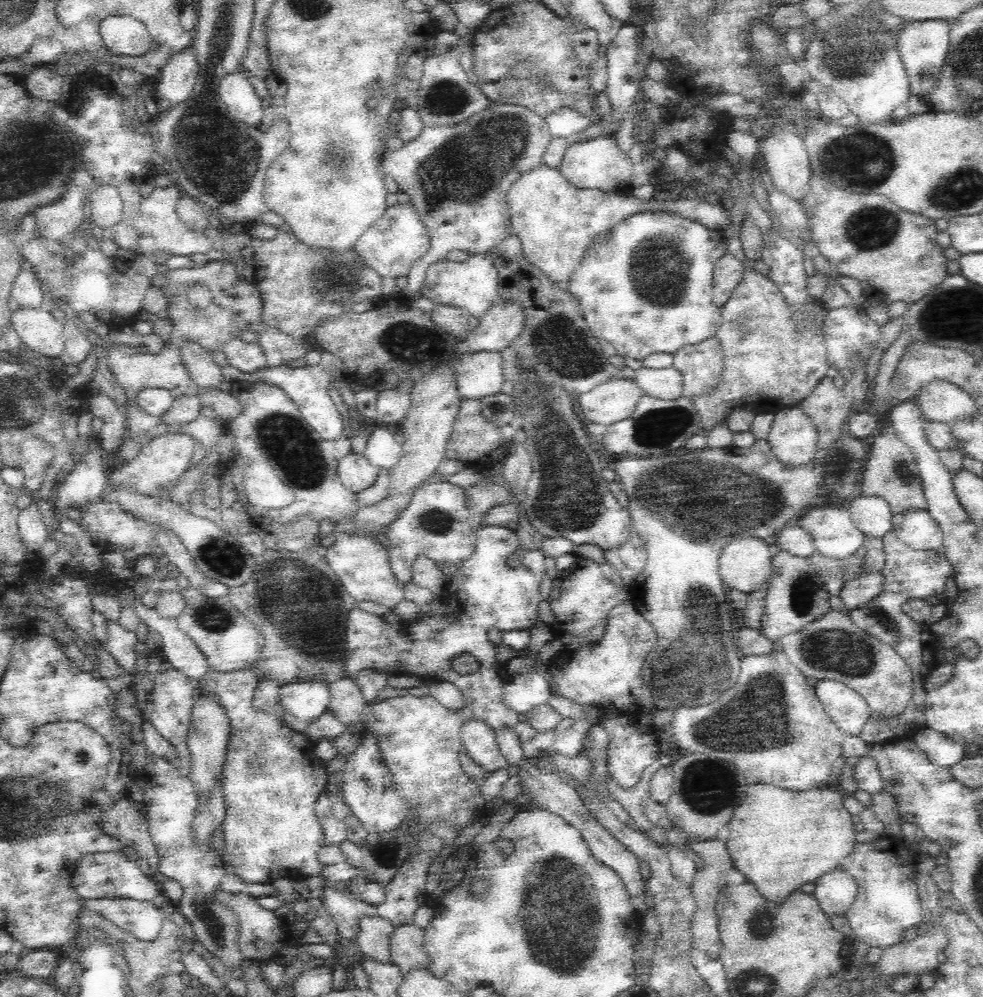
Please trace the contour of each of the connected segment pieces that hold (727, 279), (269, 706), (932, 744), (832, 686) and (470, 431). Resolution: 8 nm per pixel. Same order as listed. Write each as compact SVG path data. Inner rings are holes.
M724 254L714 266L714 280L712 280L712 302L722 310L724 302L732 296L736 286L744 276L744 266L732 254Z
M262 678L262 680L258 682L258 686L256 686L256 690L254 690L254 698L252 698L254 710L260 710L260 712L266 712L266 714L278 716L278 718L282 718L282 722L284 722L290 730L300 732L300 734L306 734L310 724L306 724L306 722L302 722L302 720L298 722L292 714L288 714L286 710L282 710L280 698L278 698L280 688L282 688L282 686L278 686L274 680Z
M930 728L920 730L920 734L916 732L914 738L916 738L916 744L920 746L920 750L924 750L928 754L930 762L934 762L938 766L950 768L950 766L962 762L962 758L964 758L964 744L952 742L944 734L938 734Z
M822 680L816 686L816 696L824 704L832 724L846 736L860 736L862 728L872 718L866 698L844 682Z
M462 400L460 412L456 416L456 424L454 430L450 434L448 446L446 446L446 458L452 460L462 460L468 464L468 468L476 468L478 472L496 468L502 474L502 464L506 460L506 456L510 454L510 442L500 434L500 428L494 426L492 422L486 420L486 416L482 416L480 410L480 400Z

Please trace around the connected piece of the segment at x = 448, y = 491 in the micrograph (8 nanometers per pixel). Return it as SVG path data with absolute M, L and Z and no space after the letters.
M432 476L414 492L410 506L388 526L384 534L390 540L388 554L396 582L402 586L412 582L412 564L416 556L428 556L438 564L446 562L460 566L476 550L476 526L480 524L484 524L484 516L470 512L464 488Z

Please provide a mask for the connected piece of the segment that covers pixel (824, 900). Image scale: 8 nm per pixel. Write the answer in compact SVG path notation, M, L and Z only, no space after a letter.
M834 868L816 880L814 898L818 898L820 908L830 916L844 916L858 896L858 882L844 872L842 868Z

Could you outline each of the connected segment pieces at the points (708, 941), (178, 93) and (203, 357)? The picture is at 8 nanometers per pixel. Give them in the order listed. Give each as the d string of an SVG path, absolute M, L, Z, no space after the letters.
M718 838L714 840L704 840L704 842L698 842L698 840L690 840L690 844L686 848L692 848L696 854L698 854L698 870L696 870L696 876L692 880L692 892L694 892L694 900L698 902L698 912L694 914L694 926L692 926L692 948L698 948L698 950L704 950L708 952L710 958L716 958L718 960L718 954L720 954L720 948L722 948L722 942L720 942L720 932L718 932L718 914L716 914L716 898L718 898L718 892L726 886L726 878L728 878L728 872L734 868L734 862L728 854L728 848L726 848L728 842L722 842Z
M192 46L176 50L168 60L168 64L162 68L162 74L158 76L160 82L154 98L162 106L178 106L186 102L186 98L194 94L198 74L200 74L200 64L196 50Z
M186 342L180 348L182 364L190 372L192 380L198 384L200 390L220 390L226 388L226 382L222 378L222 366L214 362L214 352L202 348L198 342Z

